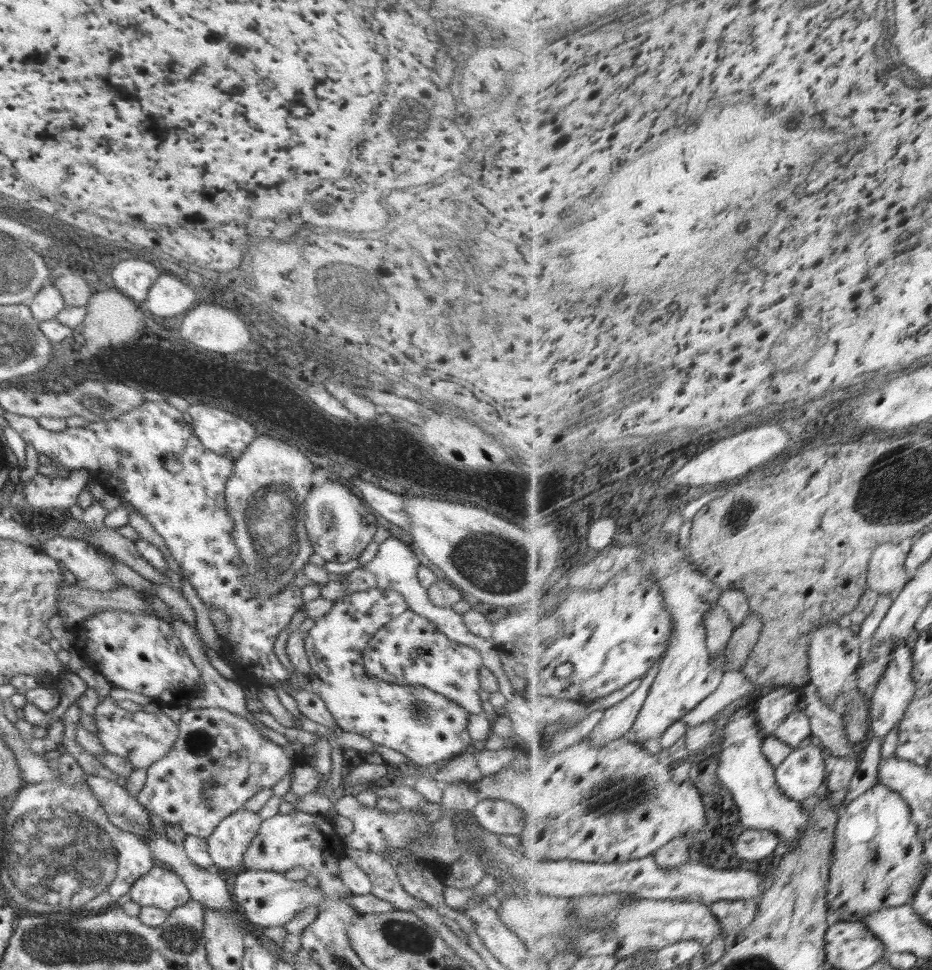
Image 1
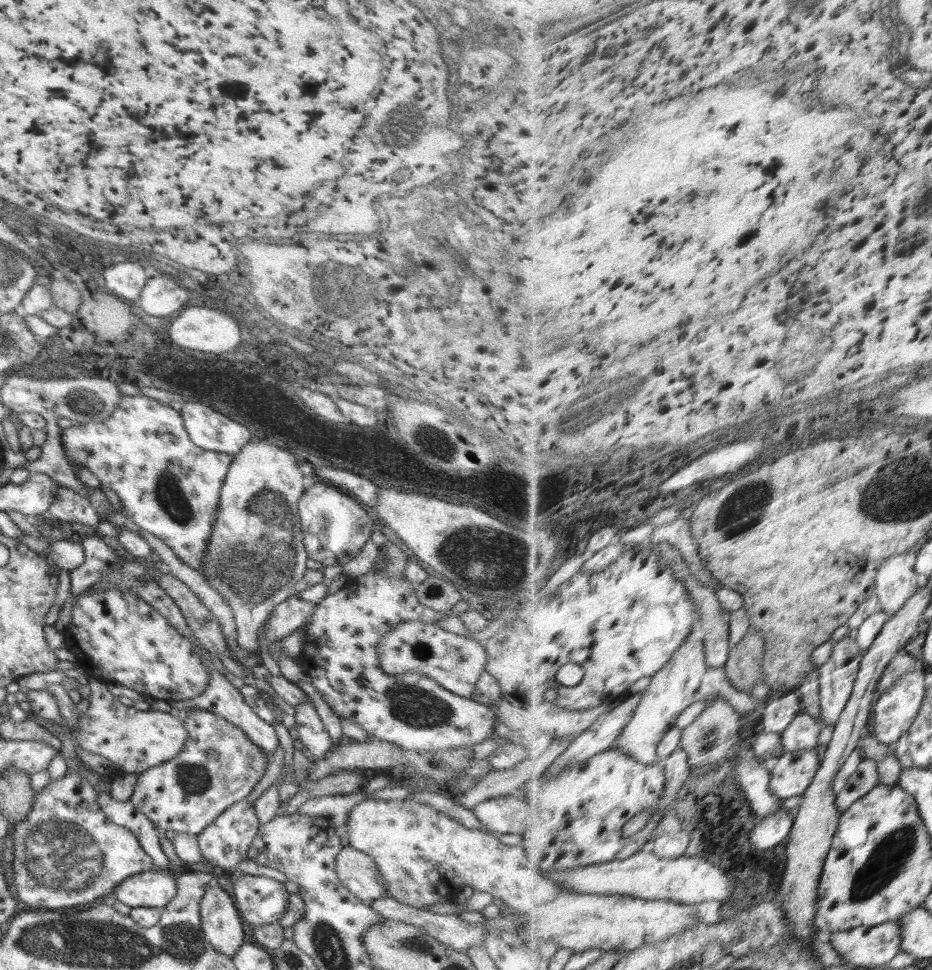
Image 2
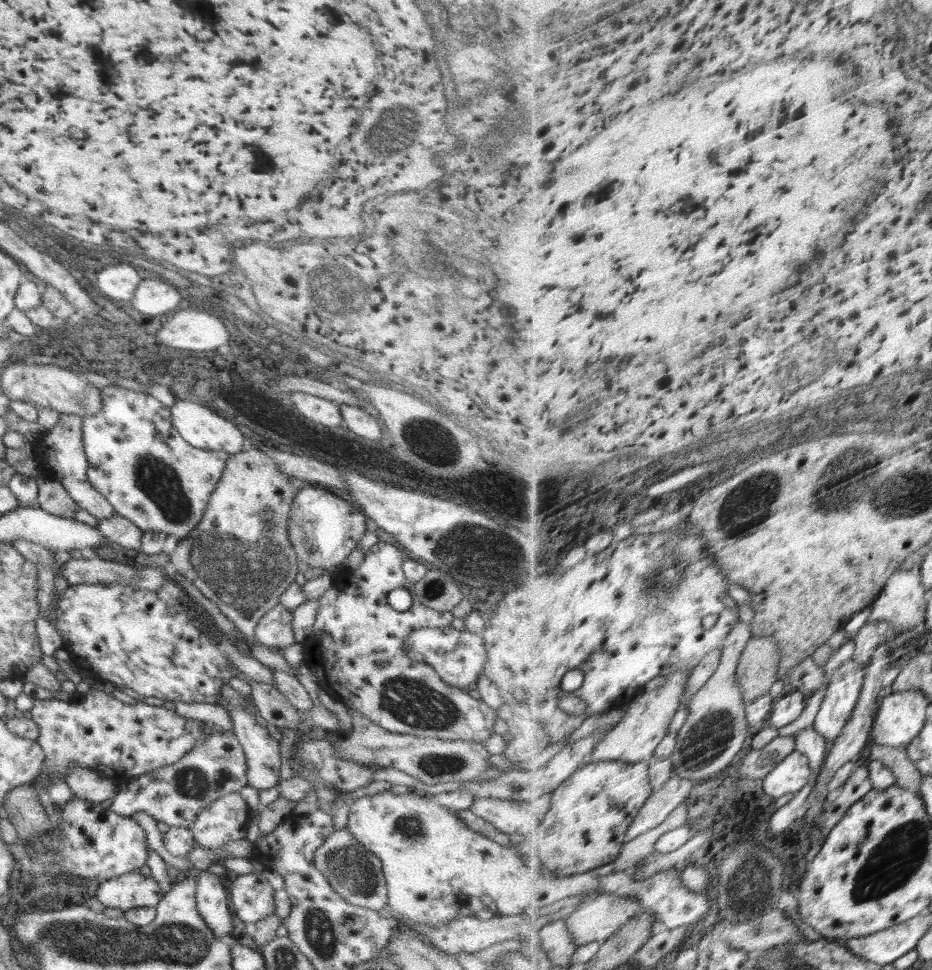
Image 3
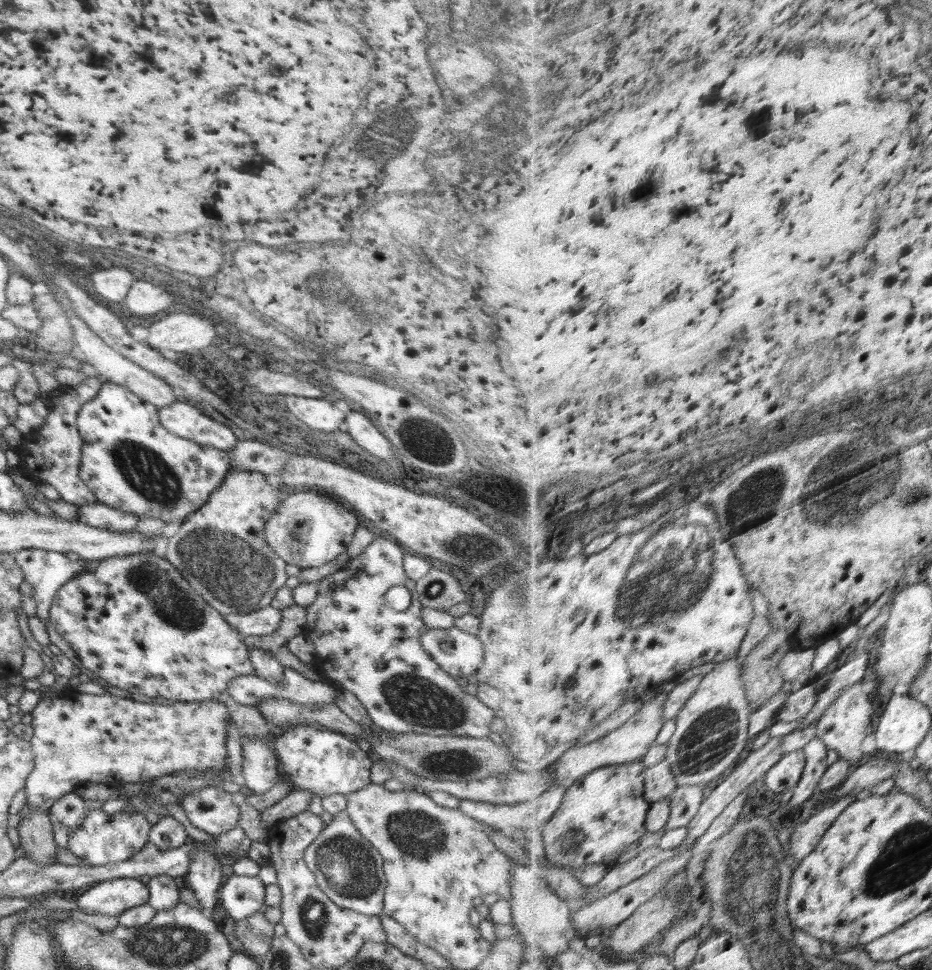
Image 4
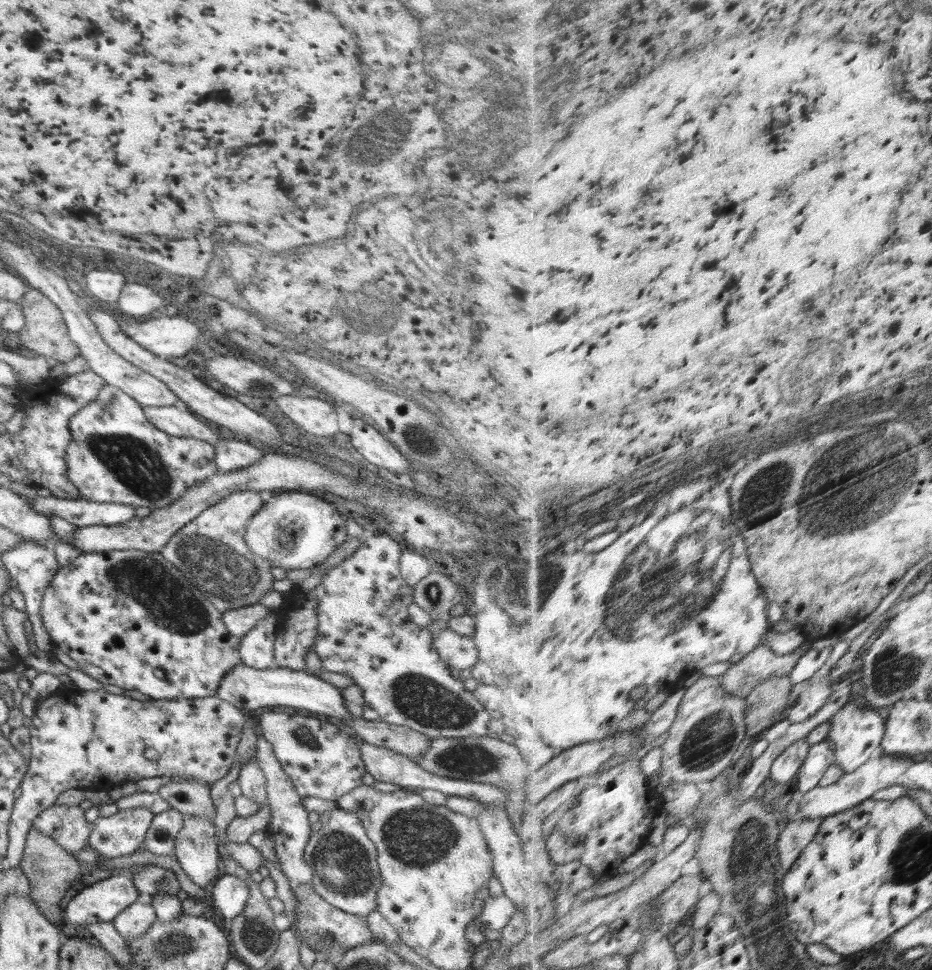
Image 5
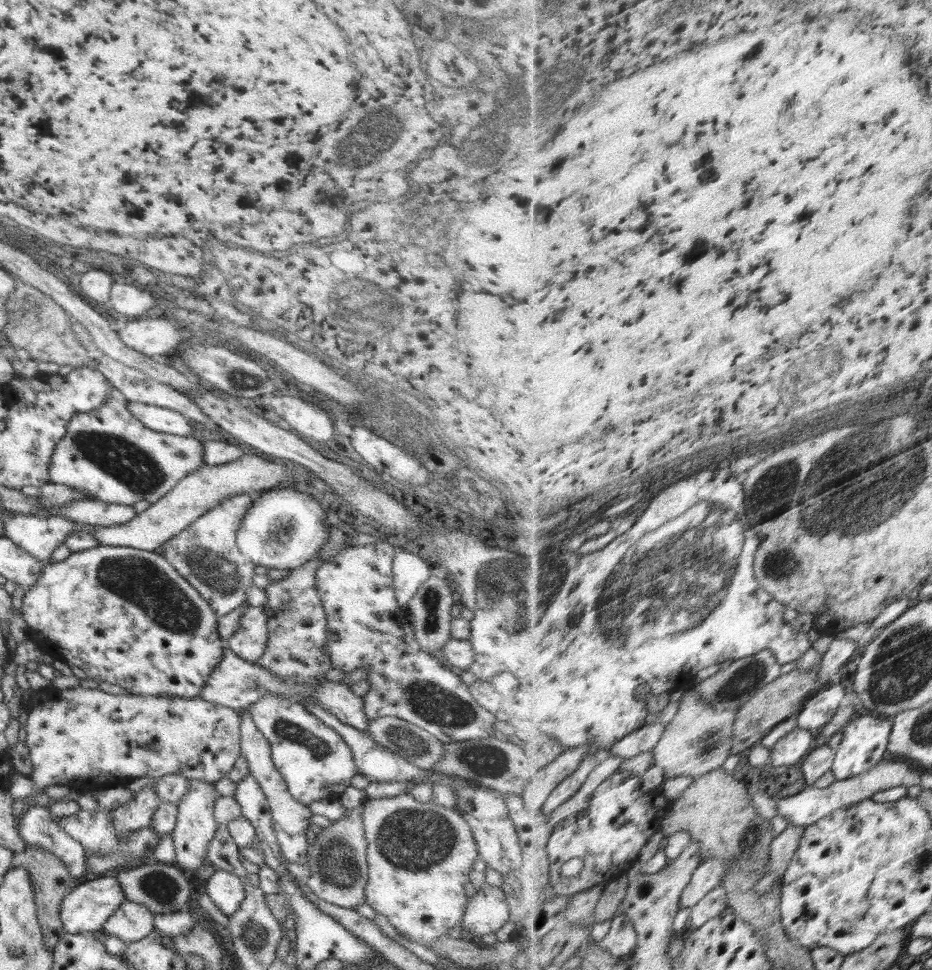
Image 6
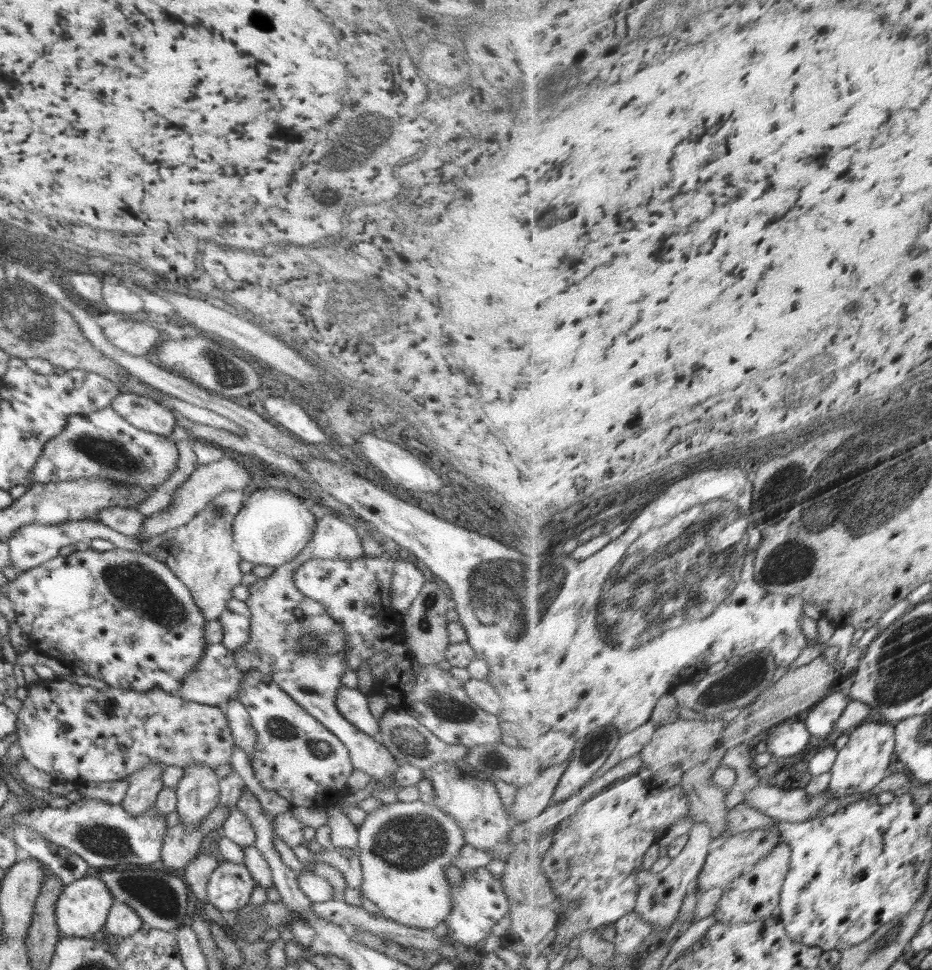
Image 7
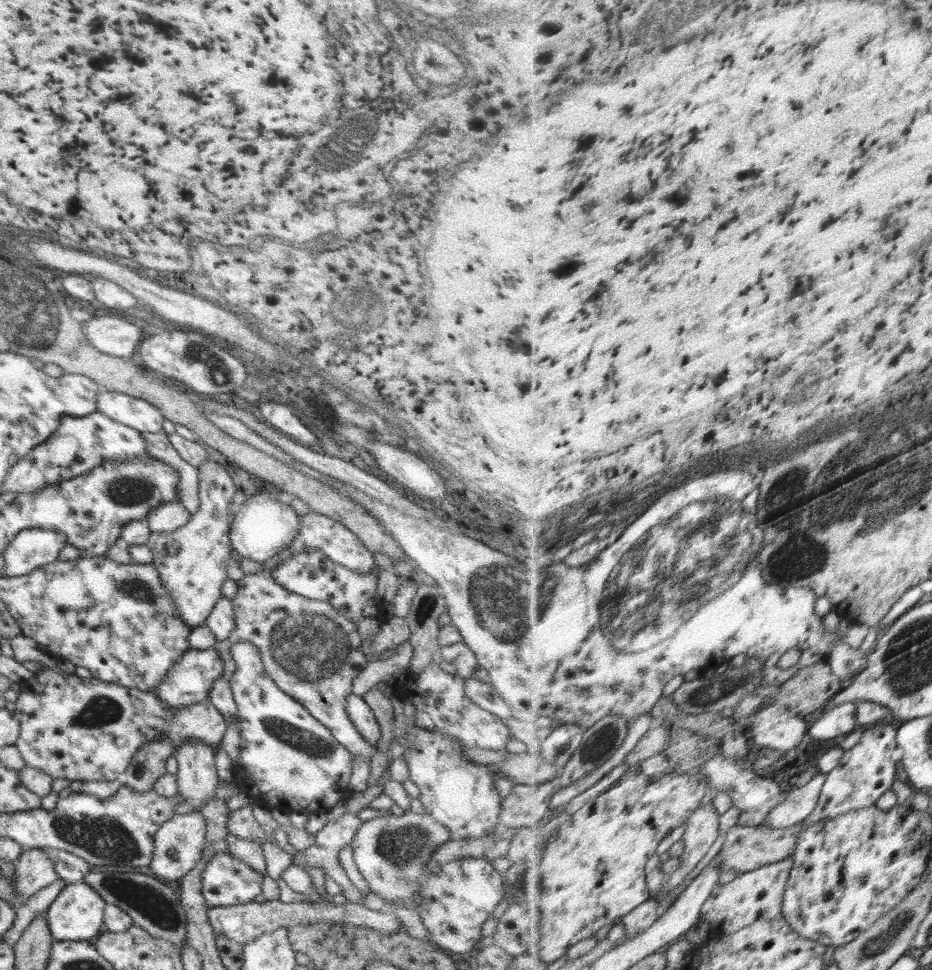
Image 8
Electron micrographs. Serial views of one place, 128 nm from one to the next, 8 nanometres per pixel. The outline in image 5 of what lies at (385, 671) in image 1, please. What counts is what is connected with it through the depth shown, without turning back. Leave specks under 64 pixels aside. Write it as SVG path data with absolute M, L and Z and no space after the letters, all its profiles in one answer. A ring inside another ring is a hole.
M446 628L431 640L440 660L455 673L466 668L471 669L478 661L478 650L473 638L460 636L458 632Z

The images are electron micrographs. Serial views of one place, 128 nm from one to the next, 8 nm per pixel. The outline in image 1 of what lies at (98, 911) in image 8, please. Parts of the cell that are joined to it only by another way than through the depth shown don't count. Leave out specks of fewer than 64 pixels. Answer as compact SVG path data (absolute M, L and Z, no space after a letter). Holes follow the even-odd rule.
M154 866L132 883L128 896L140 906L156 906L170 912L186 904L191 894L178 874L167 868Z

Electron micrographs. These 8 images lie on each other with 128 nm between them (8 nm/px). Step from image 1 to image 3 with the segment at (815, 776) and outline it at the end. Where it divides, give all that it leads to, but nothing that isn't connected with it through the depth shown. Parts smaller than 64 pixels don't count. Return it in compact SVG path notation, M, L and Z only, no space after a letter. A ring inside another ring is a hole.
M794 752L764 779L765 792L771 800L801 792L813 774L811 761L805 753Z

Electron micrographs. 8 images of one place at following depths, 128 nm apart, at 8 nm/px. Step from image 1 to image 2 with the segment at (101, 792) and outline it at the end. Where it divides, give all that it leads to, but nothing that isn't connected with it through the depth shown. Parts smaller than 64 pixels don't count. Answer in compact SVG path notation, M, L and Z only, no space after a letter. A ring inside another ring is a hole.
M109 791L98 795L97 802L110 821L128 828L138 837L138 842L150 856L153 866L157 867L159 871L168 872L170 862L160 848L158 830L142 812L136 811L128 801L113 800Z

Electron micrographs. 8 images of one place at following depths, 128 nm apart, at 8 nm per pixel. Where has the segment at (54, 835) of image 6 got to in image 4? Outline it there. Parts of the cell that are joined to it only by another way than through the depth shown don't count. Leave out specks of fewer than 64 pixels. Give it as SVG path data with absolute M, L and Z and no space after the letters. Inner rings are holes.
M76 793L62 796L48 811L50 823L62 824L68 828L68 835L84 824L84 816L89 809L89 804L84 802Z

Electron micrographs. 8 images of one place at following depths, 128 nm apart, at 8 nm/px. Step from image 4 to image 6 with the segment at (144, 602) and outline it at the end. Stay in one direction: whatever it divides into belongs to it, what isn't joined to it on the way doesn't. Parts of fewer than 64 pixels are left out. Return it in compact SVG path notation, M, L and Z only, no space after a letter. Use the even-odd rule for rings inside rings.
M95 546L88 550L74 552L62 560L62 562L46 563L40 571L40 575L36 577L34 587L26 589L22 598L22 616L26 626L28 626L29 638L35 642L37 646L44 648L52 648L52 650L60 650L60 654L65 655L72 660L74 664L80 667L87 675L97 682L108 682L110 684L120 685L124 690L132 695L170 695L177 697L194 698L200 696L200 689L204 687L210 671L214 671L214 667L220 663L222 659L222 643L220 634L216 630L218 620L214 610L210 608L210 604L198 594L192 585L174 570L162 556L156 552L148 552L137 548L121 547L121 546Z

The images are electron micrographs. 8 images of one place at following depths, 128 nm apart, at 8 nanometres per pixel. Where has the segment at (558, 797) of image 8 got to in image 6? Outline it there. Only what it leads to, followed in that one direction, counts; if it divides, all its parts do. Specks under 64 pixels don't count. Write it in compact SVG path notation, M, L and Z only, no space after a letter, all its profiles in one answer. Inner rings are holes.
M652 723L645 725L641 730L626 736L623 740L616 743L611 751L613 756L621 761L633 758L647 751L652 751L658 747L666 733L667 726Z

